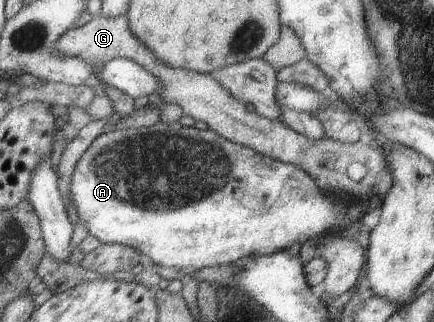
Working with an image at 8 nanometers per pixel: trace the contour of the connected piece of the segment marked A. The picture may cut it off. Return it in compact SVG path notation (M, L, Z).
M159 122L149 127L127 128L123 130L113 130L103 133L95 138L91 143L91 147L79 157L73 175L71 175L71 191L72 203L77 210L79 221L85 223L89 235L96 237L101 244L121 244L134 247L142 254L151 257L155 267L167 266L168 268L184 269L194 271L206 267L215 267L216 265L233 264L245 257L259 257L259 255L271 255L275 251L283 251L288 249L292 243L299 241L305 243L309 237L323 237L329 233L341 230L341 227L347 227L351 223L362 221L369 209L369 201L365 203L356 203L351 207L345 205L339 206L331 197L327 197L317 185L316 179L309 177L303 169L295 167L289 163L283 163L267 157L262 153L257 153L254 149L245 147L219 135L215 130L199 130L193 127L181 125L177 123Z

